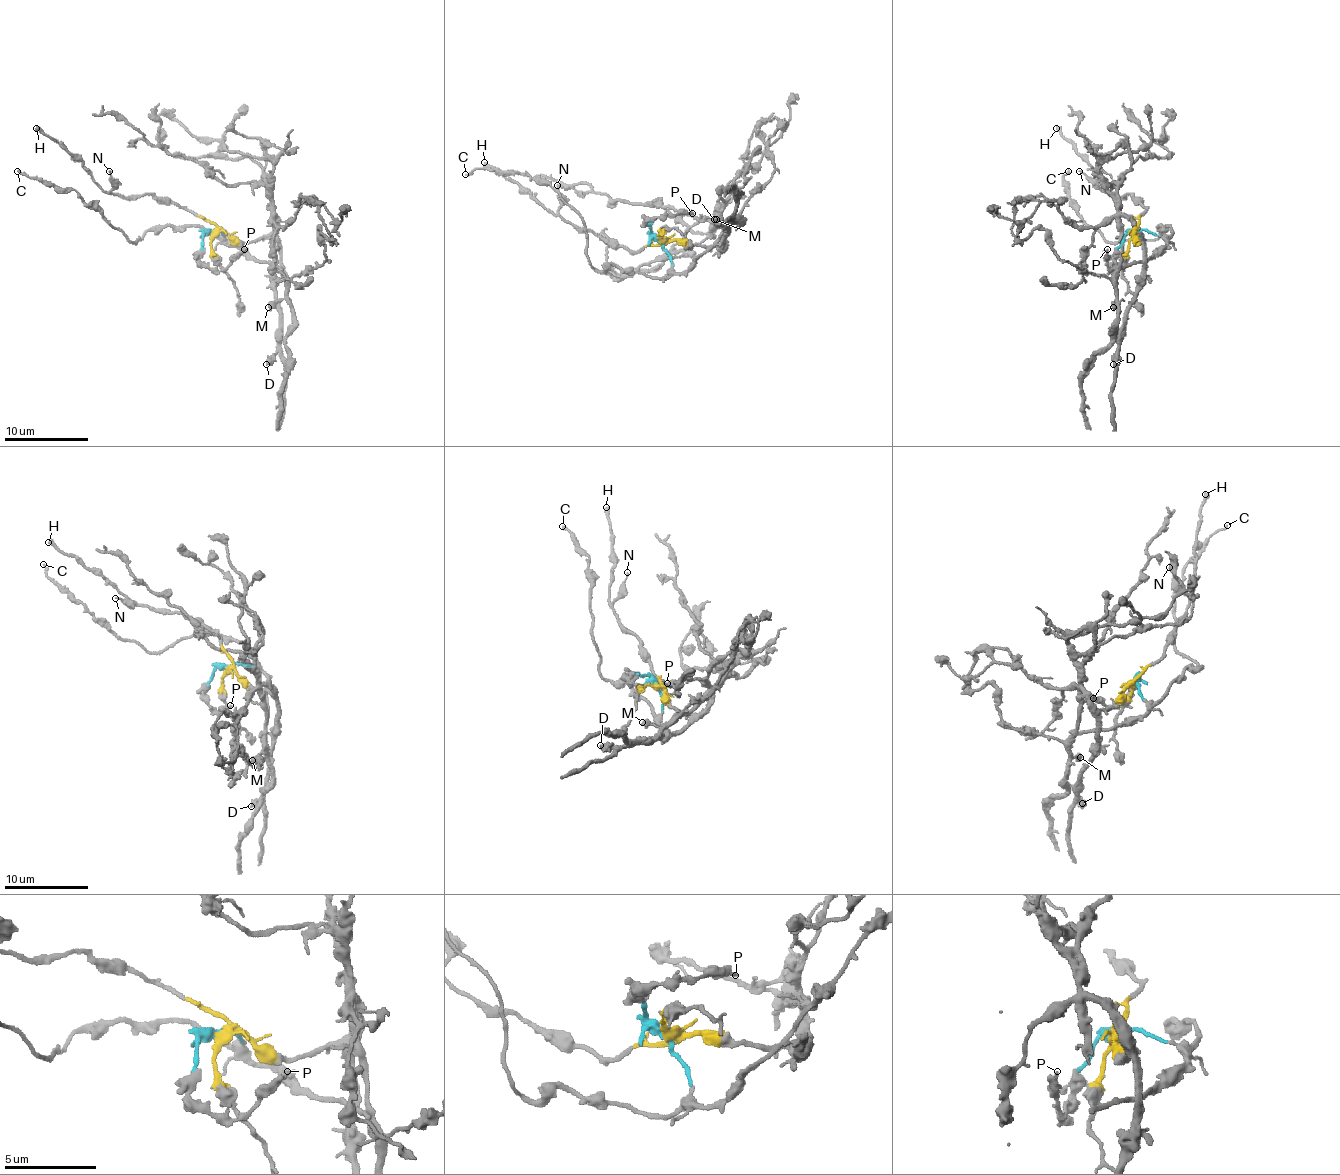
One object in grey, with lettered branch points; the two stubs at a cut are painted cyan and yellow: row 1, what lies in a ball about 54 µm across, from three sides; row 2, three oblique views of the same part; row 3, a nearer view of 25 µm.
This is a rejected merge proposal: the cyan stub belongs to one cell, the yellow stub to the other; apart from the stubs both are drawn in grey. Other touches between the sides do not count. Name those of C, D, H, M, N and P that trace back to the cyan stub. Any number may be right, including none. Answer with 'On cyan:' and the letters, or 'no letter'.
On cyan: C, M, P

